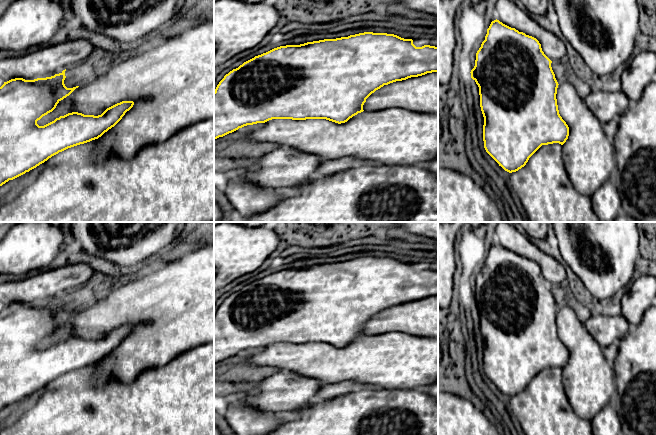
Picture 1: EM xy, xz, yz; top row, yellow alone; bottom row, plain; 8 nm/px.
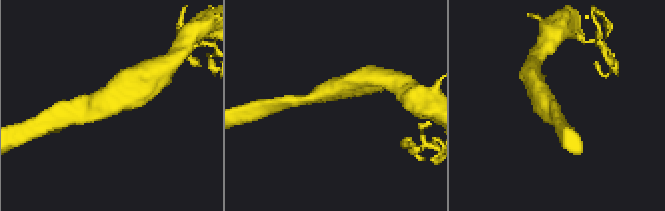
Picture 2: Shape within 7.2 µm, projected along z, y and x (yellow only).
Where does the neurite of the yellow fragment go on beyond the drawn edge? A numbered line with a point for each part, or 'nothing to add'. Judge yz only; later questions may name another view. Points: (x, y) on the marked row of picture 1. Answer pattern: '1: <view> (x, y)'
nothing to add

